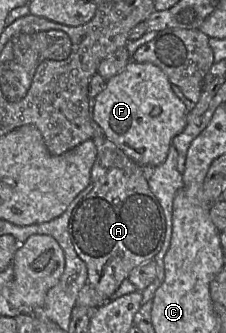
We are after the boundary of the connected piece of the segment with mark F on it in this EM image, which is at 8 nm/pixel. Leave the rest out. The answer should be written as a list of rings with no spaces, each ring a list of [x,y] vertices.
[[[131,60],[120,73],[107,80],[105,89],[94,98],[95,122],[108,139],[140,166],[162,164],[167,158],[173,138],[188,124],[186,106],[172,91],[171,85],[167,75],[158,66],[150,62]]]

